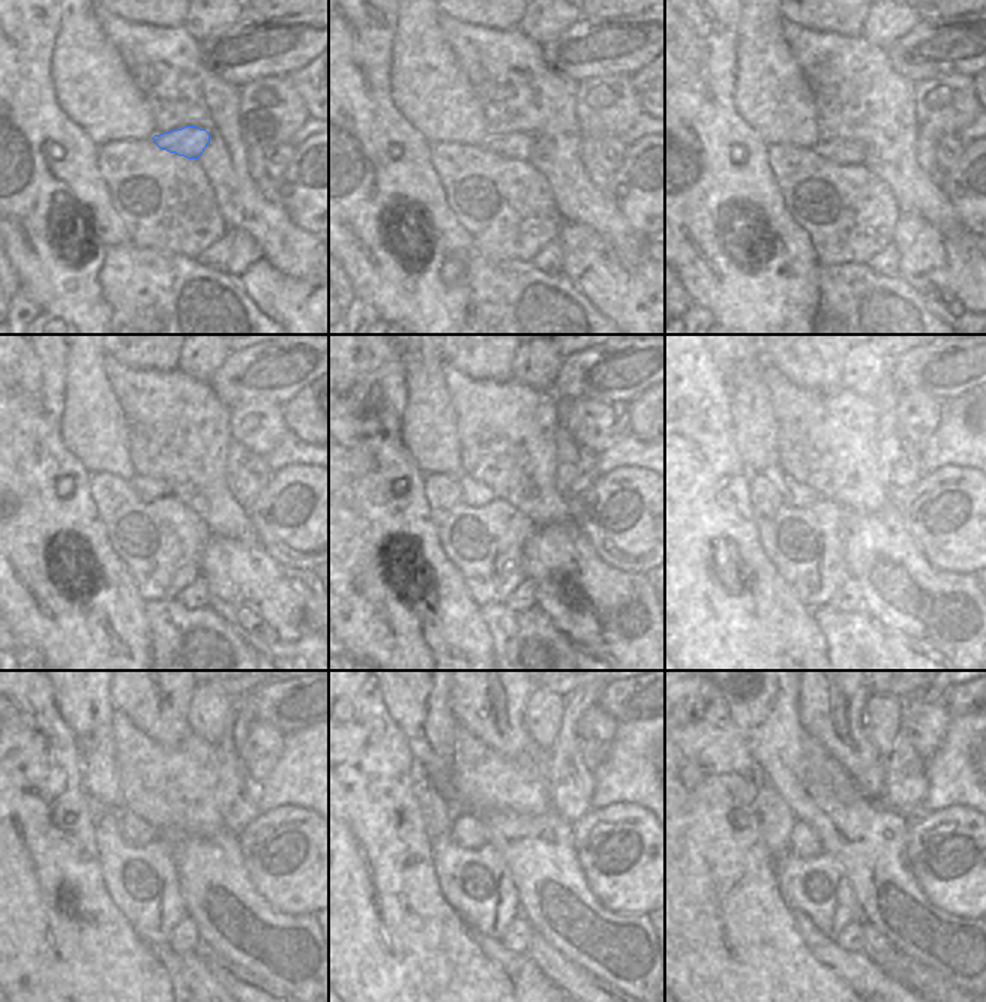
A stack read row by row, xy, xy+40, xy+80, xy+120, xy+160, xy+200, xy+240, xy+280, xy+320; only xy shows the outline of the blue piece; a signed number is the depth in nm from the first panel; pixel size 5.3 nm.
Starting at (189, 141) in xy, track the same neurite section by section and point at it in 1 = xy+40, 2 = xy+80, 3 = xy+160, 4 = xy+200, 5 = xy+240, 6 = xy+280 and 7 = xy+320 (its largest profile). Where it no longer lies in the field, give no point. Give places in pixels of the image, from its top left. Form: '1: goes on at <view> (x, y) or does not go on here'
1: goes on at xy+40 (518, 146)
2: goes on at xy+80 (839, 150)
3: goes on at xy+160 (476, 494)
4: goes on at xy+200 (800, 495)
5: goes on at xy+240 (135, 831)
6: goes on at xy+280 (467, 828)
7: goes on at xy+320 (805, 842)

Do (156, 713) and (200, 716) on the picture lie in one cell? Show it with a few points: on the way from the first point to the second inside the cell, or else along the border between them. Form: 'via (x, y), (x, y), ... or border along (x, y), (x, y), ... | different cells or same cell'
border along (197, 686), (189, 704), (188, 726), (191, 734) | different cells

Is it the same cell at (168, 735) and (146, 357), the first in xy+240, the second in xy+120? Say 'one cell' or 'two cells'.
one cell

